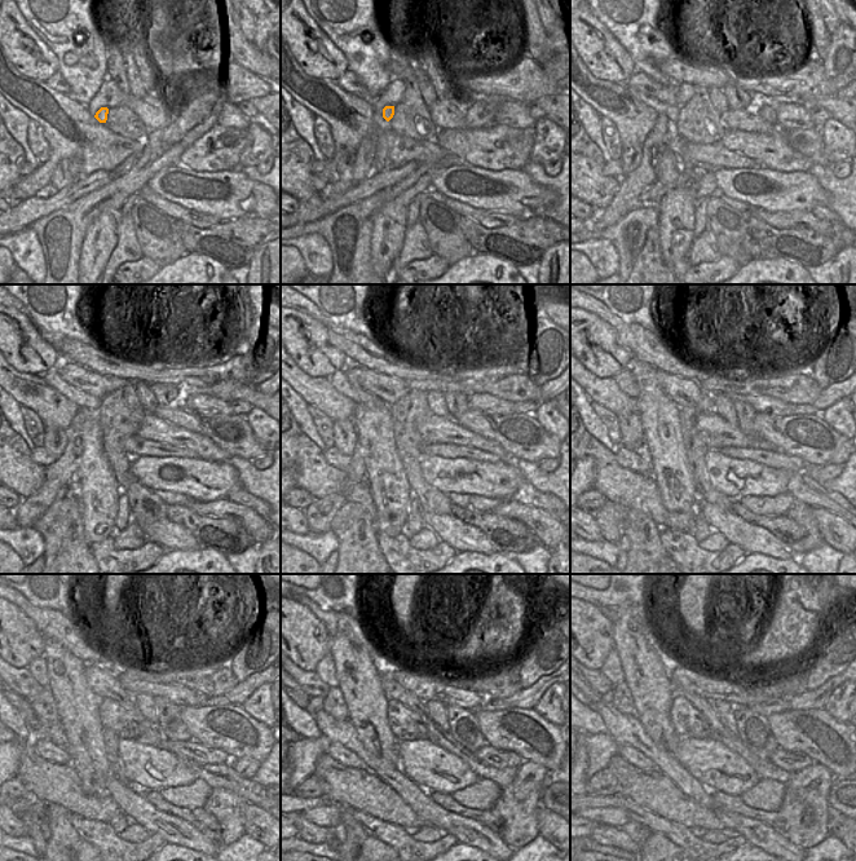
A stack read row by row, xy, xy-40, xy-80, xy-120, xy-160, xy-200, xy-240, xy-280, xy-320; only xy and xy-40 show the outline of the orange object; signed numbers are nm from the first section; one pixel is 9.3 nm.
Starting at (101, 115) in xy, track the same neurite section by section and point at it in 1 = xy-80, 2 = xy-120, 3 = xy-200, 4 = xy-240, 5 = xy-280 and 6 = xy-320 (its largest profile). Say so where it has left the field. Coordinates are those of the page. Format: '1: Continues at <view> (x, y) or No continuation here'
1: Continues at xy-80 (673, 113)
2: Continues at xy-120 (79, 398)
3: Continues at xy-200 (625, 380)
4: Continues at xy-240 (38, 666)
5: Continues at xy-280 (325, 669)
6: Continues at xy-320 (612, 669)

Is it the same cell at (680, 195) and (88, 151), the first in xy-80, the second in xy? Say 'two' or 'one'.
two

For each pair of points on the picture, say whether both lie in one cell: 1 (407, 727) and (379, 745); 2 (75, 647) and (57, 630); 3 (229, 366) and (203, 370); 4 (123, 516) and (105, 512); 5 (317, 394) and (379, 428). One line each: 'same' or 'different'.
1: different
2: same
3: same
4: different
5: different

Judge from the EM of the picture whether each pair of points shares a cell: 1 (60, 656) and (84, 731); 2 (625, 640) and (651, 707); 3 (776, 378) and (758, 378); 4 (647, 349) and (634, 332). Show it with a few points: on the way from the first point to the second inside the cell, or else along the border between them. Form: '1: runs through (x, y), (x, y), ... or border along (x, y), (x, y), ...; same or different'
1: runs through (66, 674), (66, 681), (79, 712); same
2: runs through (636, 657), (651, 690); same
3: runs through (772, 378), (762, 378); same
4: runs through (643, 345), (634, 336); same

